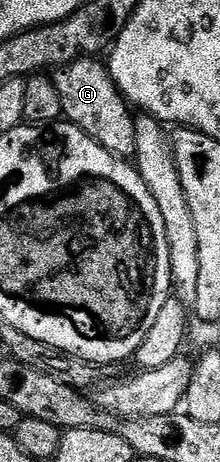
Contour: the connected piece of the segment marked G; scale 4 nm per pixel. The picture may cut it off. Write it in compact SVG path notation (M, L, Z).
M96 58L75 60L67 68L57 71L54 79L58 98L62 98L63 119L78 126L110 154L131 161L136 155L137 117L132 116L133 109L113 82L107 67Z

